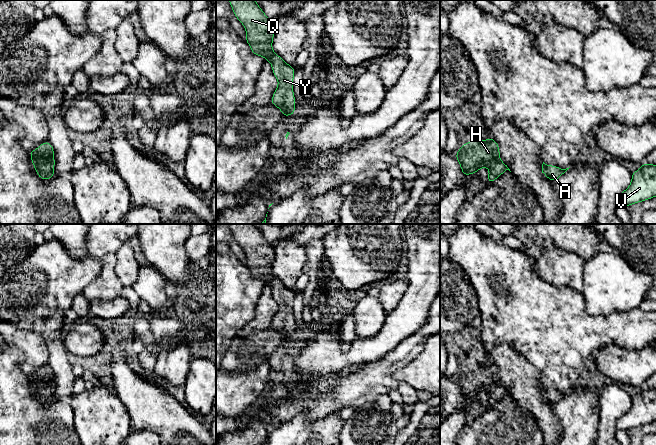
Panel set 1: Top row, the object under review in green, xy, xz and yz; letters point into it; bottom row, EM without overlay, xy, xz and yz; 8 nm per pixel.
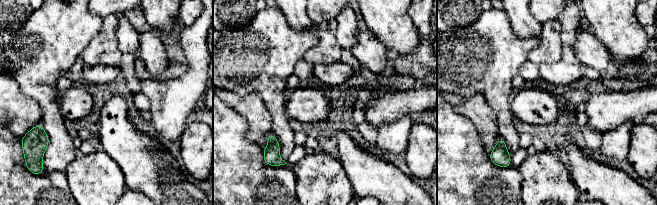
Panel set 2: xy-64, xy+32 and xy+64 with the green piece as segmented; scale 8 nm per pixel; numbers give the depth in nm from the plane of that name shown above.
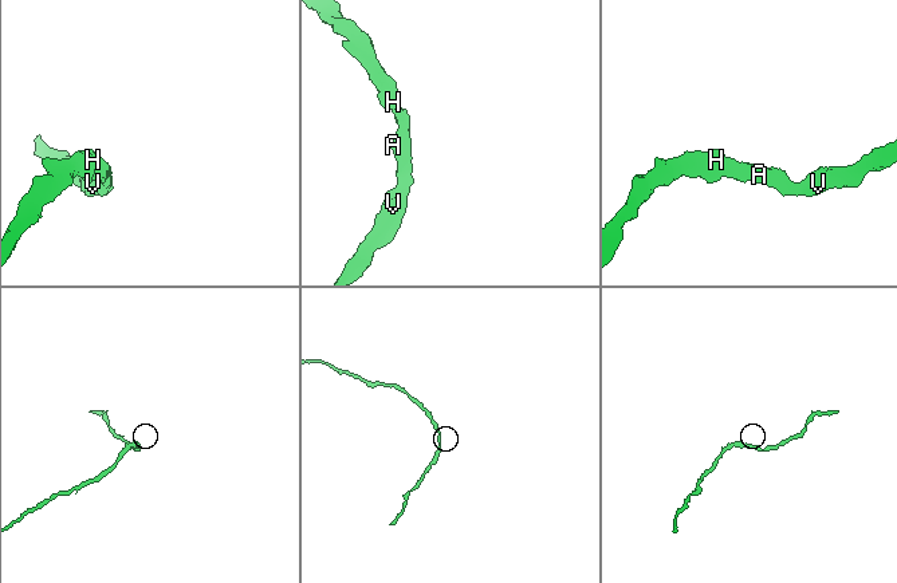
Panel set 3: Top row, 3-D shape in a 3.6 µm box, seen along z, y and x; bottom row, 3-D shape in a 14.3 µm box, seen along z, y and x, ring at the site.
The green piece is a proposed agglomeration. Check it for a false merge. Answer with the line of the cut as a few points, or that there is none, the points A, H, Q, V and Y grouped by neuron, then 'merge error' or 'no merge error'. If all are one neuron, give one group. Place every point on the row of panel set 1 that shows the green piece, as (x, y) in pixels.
no cut; A H Q V Y; no merge error

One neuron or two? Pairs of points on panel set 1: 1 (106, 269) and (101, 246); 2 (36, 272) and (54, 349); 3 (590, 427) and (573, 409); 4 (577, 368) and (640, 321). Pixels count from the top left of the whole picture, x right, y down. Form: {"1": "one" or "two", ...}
{"1": "two", "2": "one", "3": "one", "4": "one"}

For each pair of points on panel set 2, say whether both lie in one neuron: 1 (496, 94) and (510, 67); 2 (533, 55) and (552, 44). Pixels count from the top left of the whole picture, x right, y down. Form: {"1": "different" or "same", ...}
{"1": "same", "2": "same"}

